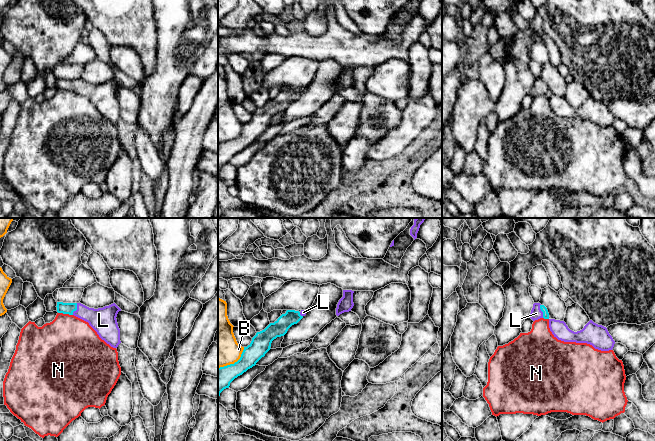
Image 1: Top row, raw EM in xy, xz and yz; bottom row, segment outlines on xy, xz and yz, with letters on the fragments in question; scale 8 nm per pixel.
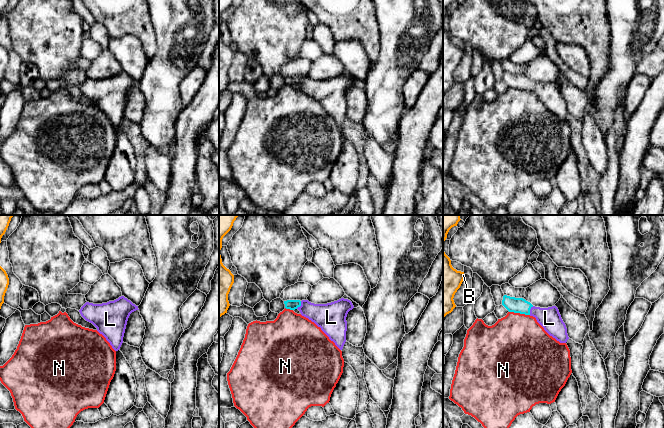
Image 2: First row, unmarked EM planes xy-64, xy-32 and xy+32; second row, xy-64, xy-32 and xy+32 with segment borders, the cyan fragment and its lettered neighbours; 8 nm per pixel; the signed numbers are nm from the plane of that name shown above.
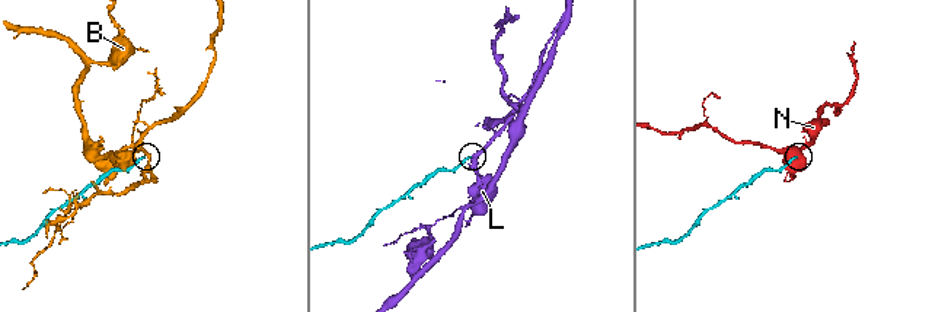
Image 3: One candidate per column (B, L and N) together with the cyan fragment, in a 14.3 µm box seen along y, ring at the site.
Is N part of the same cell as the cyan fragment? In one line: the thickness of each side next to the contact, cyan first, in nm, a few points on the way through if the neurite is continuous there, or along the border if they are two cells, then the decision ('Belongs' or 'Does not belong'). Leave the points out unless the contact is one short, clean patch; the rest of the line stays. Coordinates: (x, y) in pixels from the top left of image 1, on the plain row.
Thickness 100 nm (cyan) against 460 nm. Boundary: xy (58, 88), (72, 91). Does not belong

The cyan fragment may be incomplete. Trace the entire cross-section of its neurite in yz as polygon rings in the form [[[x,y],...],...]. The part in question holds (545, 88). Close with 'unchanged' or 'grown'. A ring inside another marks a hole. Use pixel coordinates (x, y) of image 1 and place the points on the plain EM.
[[[534,79],[530,89],[530,94],[535,97],[540,94],[549,95],[549,89],[547,84],[540,79]]]; grown

